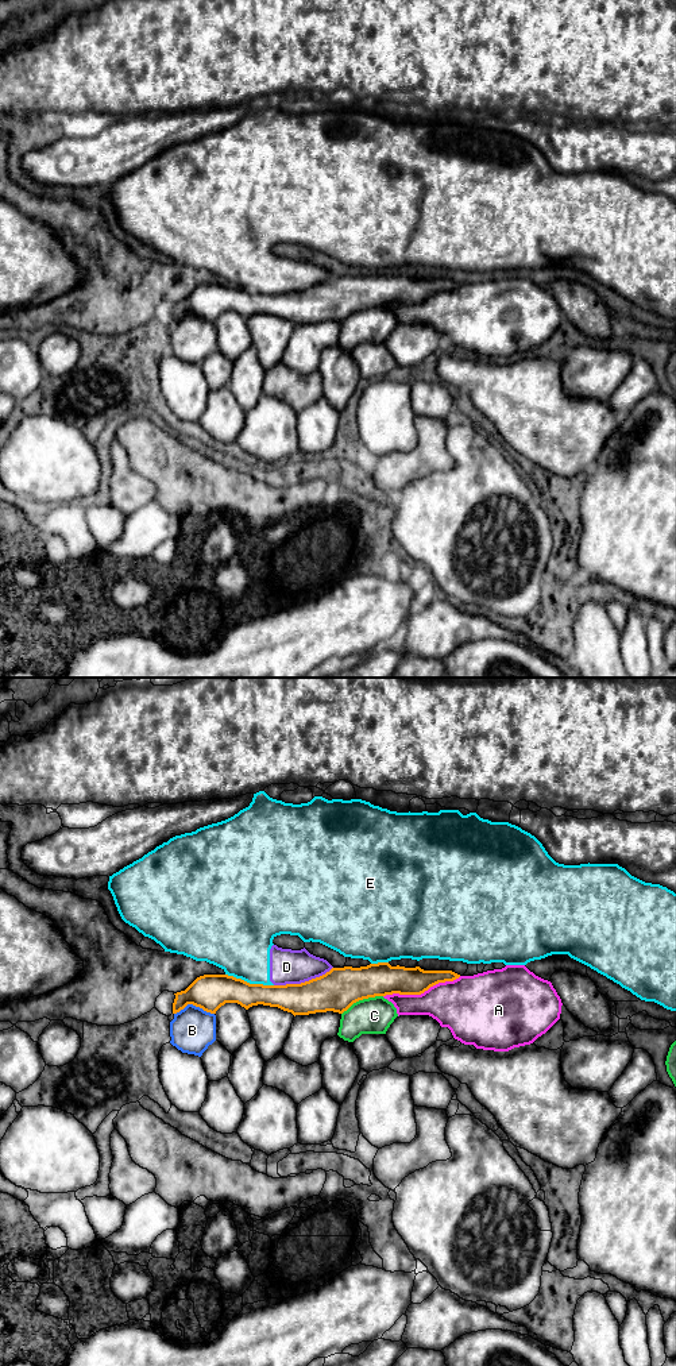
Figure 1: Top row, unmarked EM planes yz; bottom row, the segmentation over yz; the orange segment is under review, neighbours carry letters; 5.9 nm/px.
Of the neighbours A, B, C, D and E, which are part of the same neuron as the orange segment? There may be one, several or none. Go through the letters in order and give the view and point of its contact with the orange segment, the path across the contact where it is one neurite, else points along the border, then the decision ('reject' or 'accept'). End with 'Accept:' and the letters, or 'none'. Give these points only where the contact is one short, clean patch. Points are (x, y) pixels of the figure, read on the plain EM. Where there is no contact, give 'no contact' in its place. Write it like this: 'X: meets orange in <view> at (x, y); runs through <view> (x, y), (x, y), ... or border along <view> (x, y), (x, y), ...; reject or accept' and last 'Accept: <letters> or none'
A: meets orange in yz at (421, 301); reject
B: meets orange in yz at (193, 313); reject
C: meets orange in yz at (362, 308); reject
D: meets orange in yz at (302, 292); reject
E: meets orange in yz at (248, 292); reject
Accept: none

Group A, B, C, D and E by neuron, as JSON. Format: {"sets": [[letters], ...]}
{"sets": [["A"], ["B"], ["C"], ["D", "E"]]}

